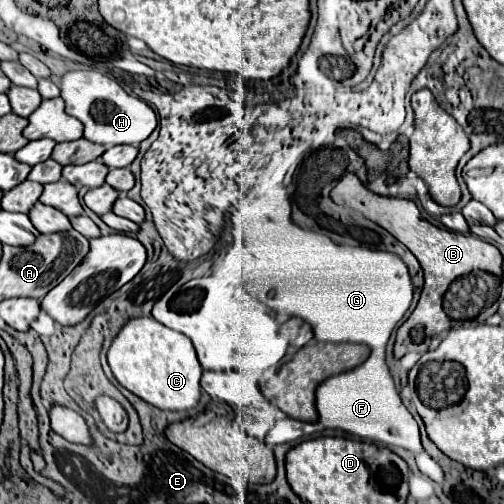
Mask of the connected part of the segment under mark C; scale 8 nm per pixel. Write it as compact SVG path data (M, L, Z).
M135 317L127 321L113 339L107 361L115 379L145 403L167 411L185 411L199 403L199 379L203 369L197 361L191 339L157 323L153 317Z

